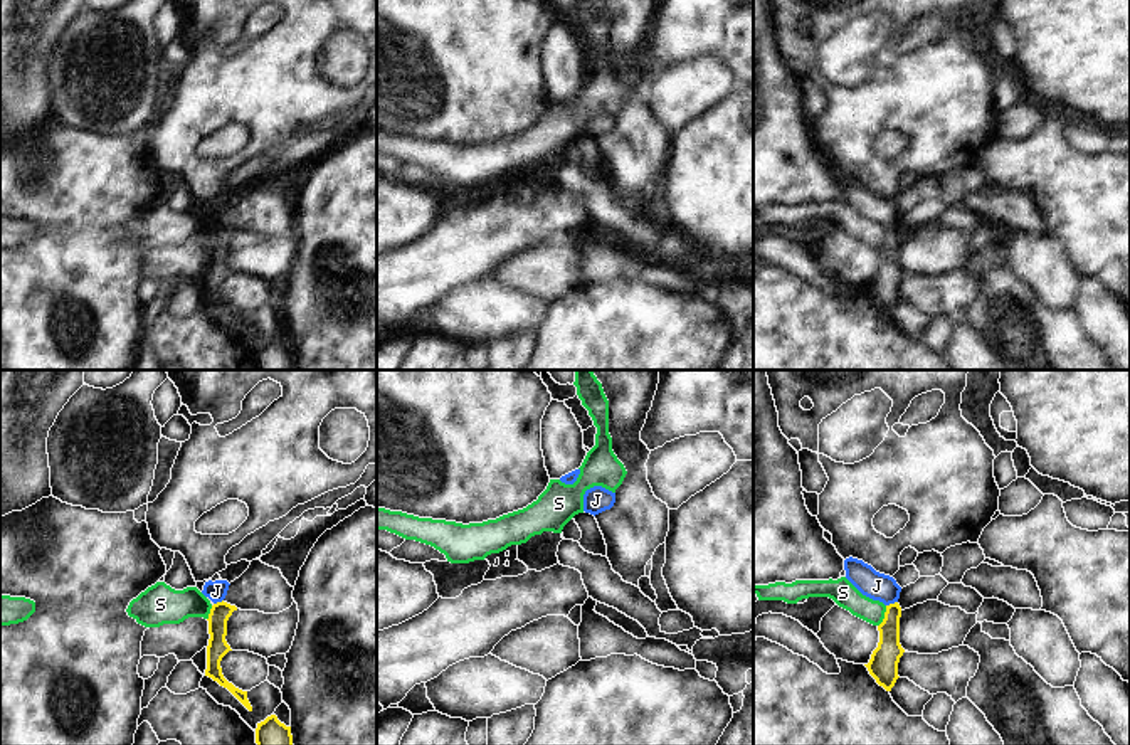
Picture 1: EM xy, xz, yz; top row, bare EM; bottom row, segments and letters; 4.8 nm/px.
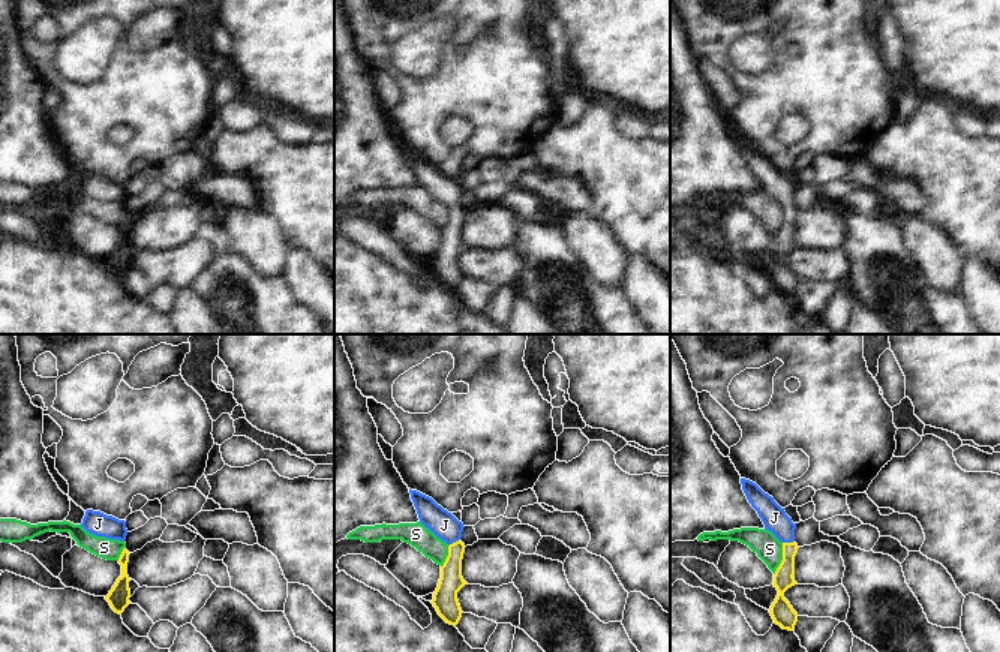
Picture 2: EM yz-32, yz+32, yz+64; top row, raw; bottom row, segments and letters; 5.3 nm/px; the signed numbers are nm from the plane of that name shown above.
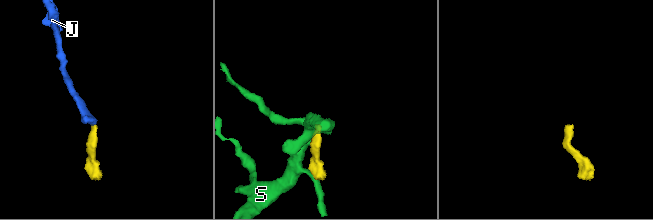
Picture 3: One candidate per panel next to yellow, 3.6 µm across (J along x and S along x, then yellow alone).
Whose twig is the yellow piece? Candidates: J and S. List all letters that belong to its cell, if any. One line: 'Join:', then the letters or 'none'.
Join: J

